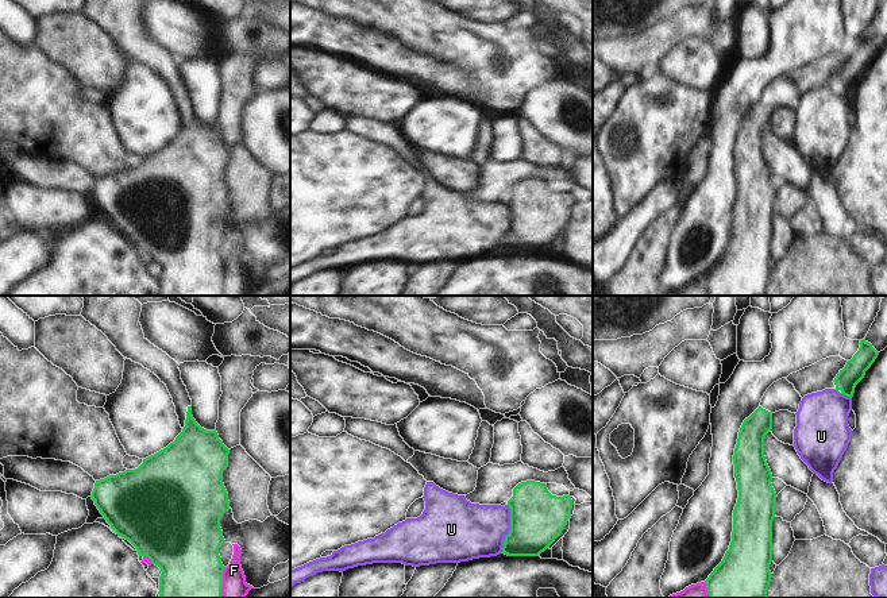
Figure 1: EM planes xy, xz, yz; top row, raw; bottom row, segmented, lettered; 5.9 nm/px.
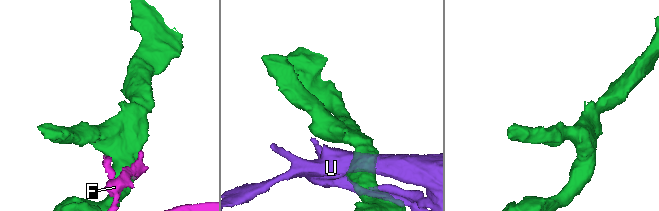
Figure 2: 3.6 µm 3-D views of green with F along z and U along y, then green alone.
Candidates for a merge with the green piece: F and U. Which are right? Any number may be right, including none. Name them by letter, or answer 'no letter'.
no letter

